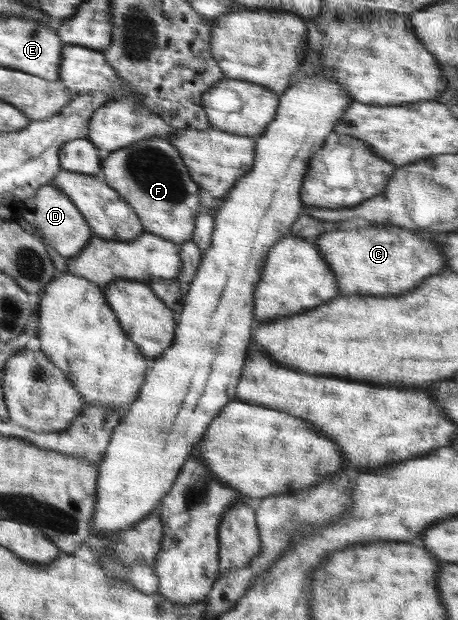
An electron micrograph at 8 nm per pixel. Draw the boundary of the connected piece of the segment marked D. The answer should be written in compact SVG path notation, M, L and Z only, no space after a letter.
M52 182L40 187L37 193L27 200L20 216L42 233L40 240L43 243L50 245L54 251L67 260L79 256L81 252L88 248L88 244L94 238L84 215L72 203L72 199L66 193L60 191L60 187L56 187Z

